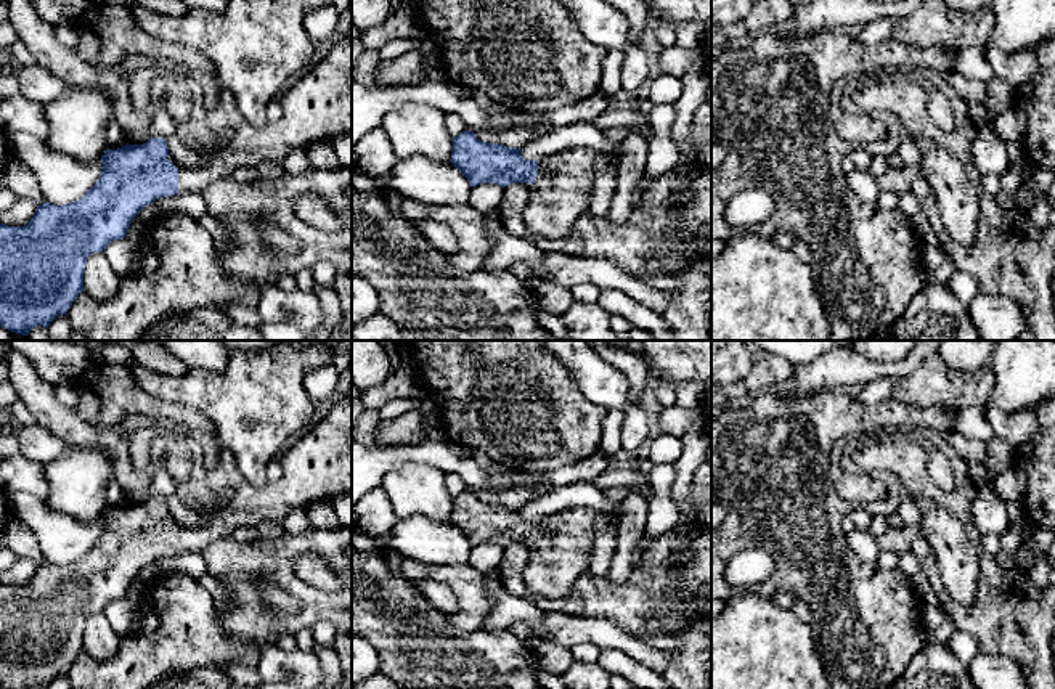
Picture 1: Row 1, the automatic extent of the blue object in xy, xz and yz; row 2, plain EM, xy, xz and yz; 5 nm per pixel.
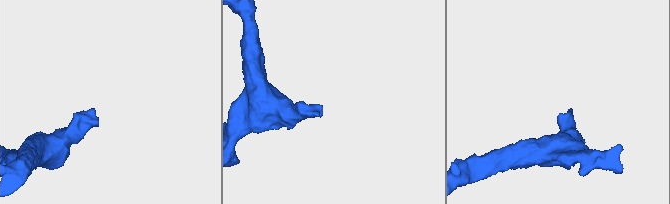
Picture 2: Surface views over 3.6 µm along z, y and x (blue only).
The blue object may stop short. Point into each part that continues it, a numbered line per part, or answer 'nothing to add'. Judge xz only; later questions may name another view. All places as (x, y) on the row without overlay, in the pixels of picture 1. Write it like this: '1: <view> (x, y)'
1: xz (561, 553)

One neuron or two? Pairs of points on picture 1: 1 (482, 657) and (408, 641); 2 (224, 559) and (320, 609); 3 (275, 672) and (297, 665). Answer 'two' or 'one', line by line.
1: one
2: one
3: one

